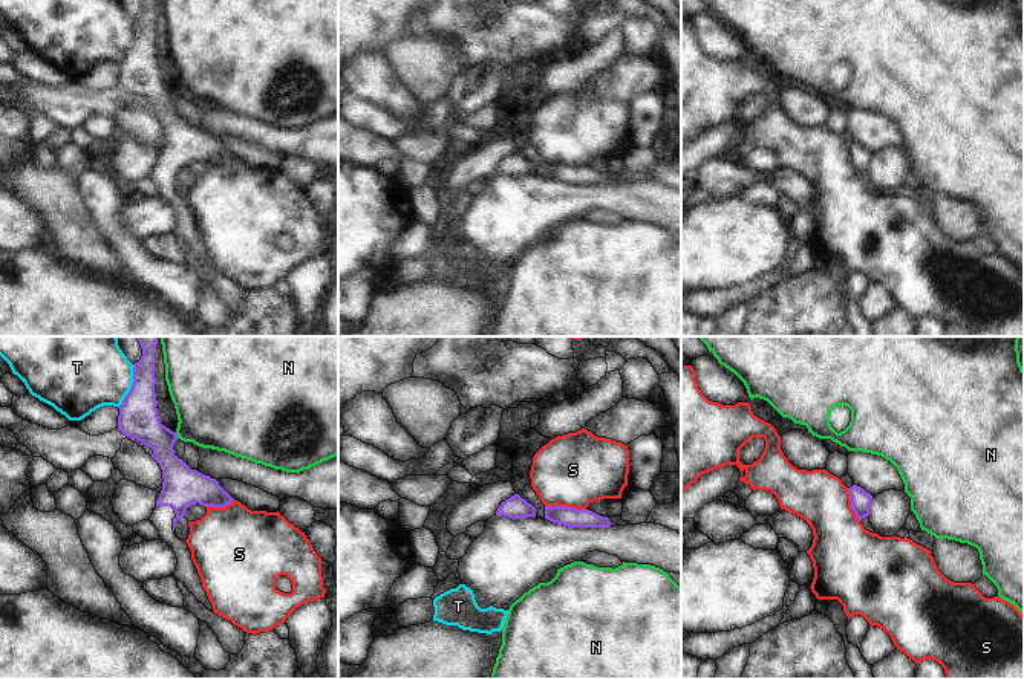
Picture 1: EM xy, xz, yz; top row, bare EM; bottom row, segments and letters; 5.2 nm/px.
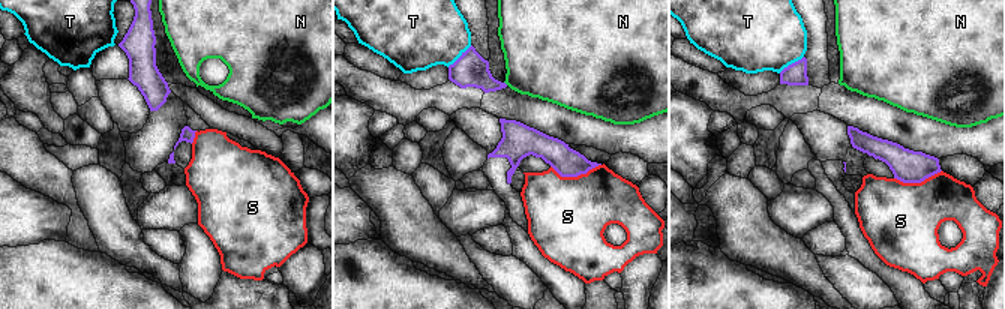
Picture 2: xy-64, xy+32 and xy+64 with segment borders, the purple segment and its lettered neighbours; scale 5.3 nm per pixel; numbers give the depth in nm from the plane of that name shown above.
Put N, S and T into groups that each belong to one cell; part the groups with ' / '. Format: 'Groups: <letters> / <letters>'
Groups: N / S / T.

